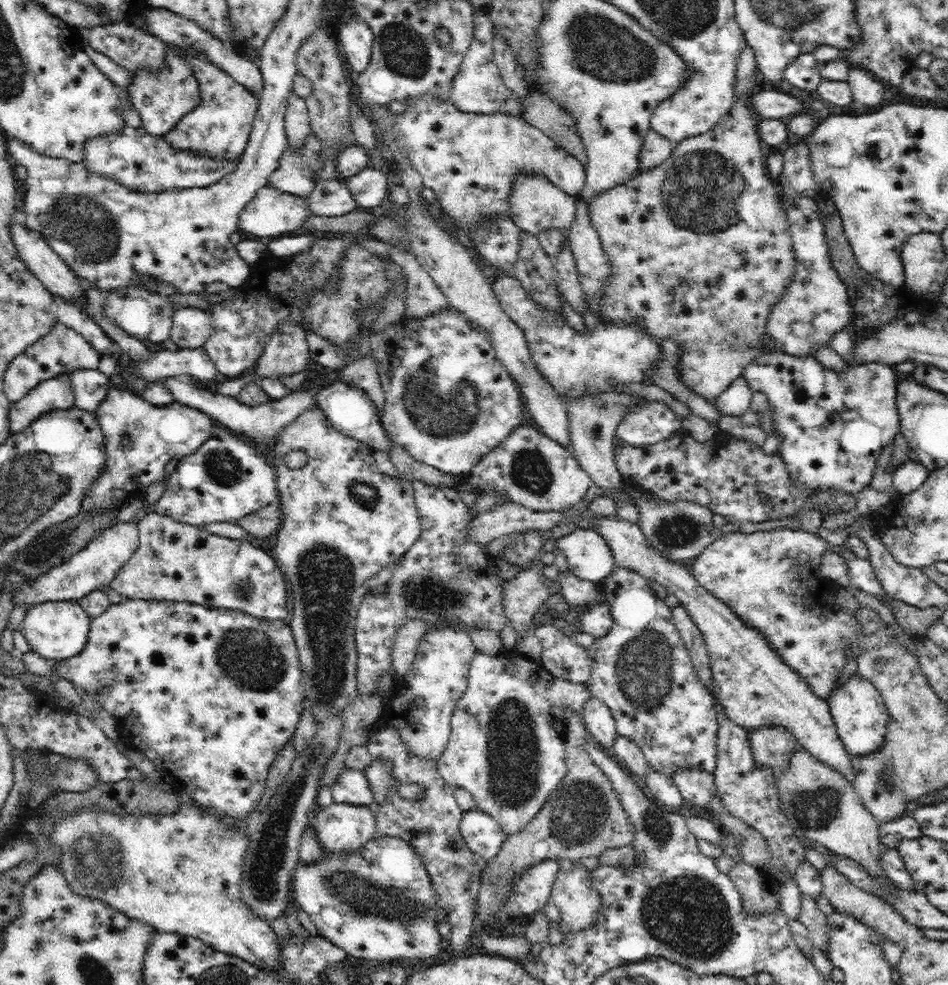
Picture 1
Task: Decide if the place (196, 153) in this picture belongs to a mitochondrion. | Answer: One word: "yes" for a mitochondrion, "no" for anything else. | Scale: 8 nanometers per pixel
no

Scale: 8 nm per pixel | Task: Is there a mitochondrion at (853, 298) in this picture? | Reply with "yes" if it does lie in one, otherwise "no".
no

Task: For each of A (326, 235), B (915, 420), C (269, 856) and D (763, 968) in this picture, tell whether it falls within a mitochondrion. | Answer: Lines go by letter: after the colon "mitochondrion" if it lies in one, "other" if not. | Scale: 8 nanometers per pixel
A: other
B: other
C: mitochondrion
D: other

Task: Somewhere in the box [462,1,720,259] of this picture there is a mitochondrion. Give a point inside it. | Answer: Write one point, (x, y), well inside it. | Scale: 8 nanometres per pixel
(603, 48)

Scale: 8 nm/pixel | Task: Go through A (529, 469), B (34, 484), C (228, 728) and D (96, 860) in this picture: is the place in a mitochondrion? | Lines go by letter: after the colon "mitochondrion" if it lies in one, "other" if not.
A: mitochondrion
B: mitochondrion
C: other
D: mitochondrion

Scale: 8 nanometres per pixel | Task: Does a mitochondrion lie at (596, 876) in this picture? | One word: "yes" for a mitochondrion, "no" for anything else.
no

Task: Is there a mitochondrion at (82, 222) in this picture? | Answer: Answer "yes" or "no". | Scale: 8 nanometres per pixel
yes

